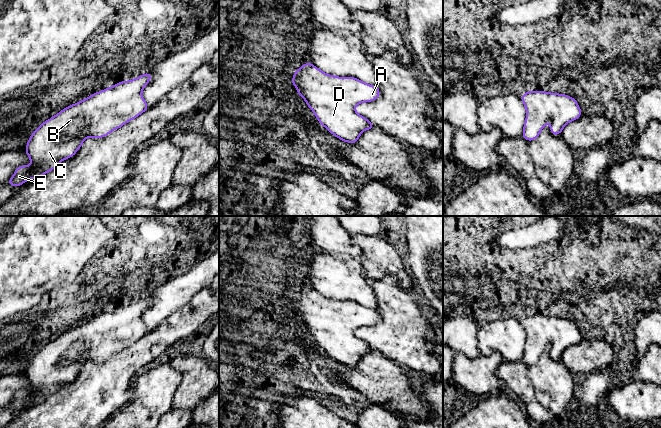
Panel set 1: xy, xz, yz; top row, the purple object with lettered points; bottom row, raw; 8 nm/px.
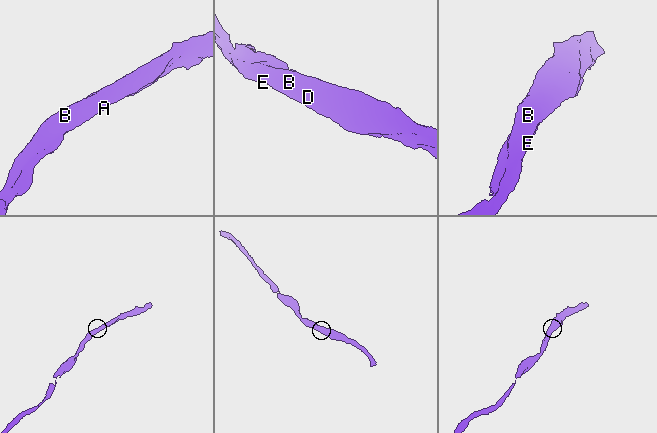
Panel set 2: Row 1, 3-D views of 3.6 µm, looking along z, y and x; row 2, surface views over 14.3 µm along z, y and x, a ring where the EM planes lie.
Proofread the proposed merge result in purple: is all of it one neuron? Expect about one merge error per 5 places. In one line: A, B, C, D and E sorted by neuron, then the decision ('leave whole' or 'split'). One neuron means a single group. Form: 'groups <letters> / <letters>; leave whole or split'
groups A B C D E; leave whole

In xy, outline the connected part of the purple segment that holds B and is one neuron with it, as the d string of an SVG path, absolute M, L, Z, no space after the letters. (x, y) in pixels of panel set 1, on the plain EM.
M148 296L136 303L119 306L64 332L54 341L46 344L33 356L24 374L31 384L31 389L16 392L14 399L8 404L8 408L21 410L30 402L39 402L55 393L61 385L74 380L86 362L103 362L142 338L149 330L141 316L150 304L151 296Z

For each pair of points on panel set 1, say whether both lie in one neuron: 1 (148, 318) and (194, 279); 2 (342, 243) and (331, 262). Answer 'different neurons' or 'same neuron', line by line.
1: same neuron
2: different neurons

